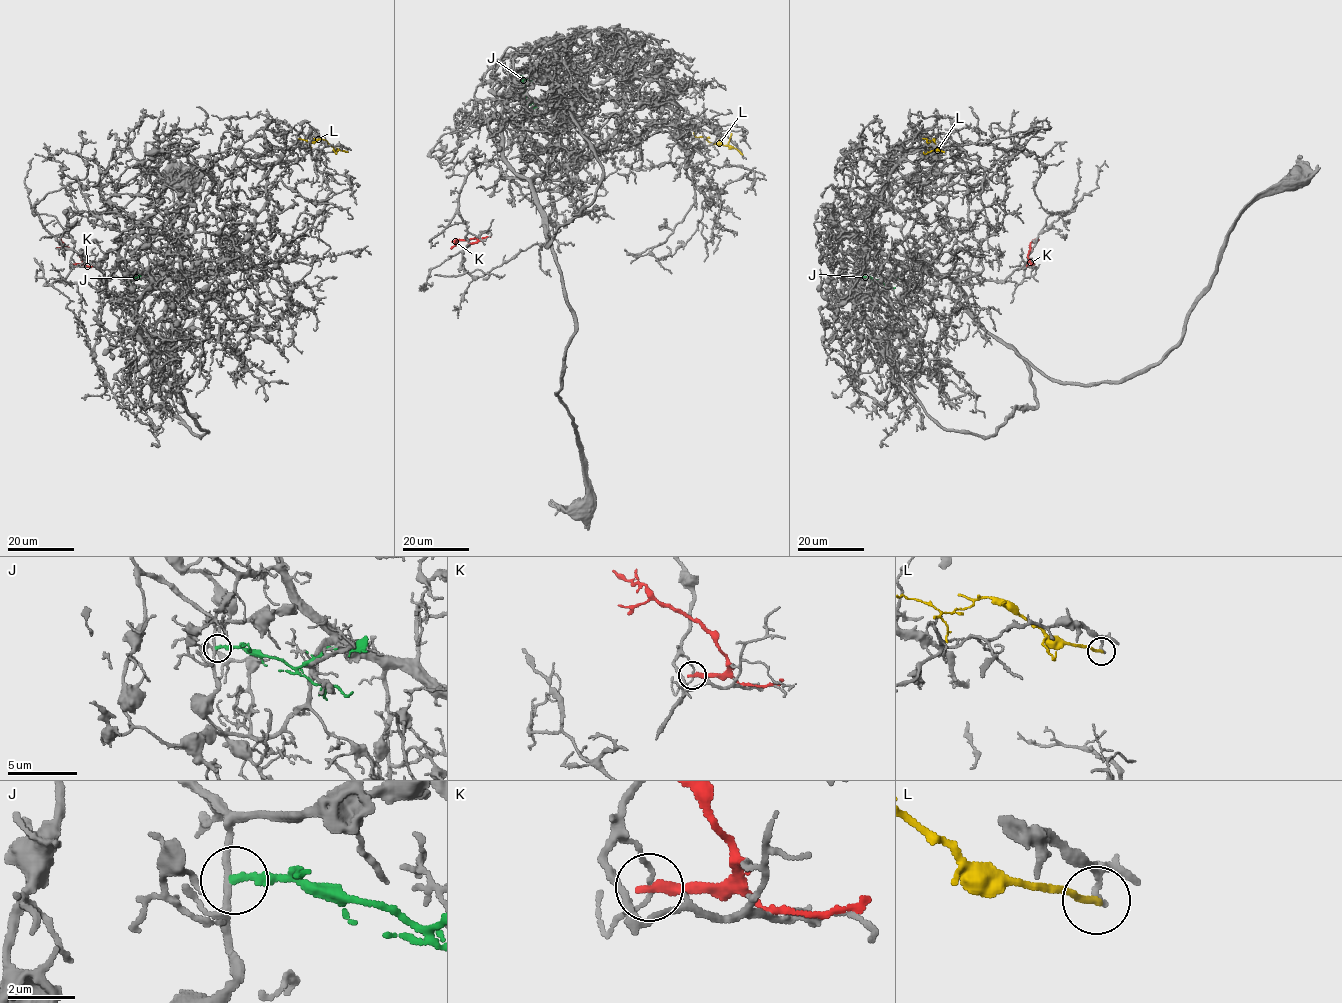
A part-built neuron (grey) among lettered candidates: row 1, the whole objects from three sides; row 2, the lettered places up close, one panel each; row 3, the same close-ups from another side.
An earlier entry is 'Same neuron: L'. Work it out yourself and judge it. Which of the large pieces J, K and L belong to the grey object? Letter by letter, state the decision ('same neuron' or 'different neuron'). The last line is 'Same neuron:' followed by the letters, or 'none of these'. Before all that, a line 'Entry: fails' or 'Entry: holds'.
Entry: fails
J: different neuron
K: different neuron
L: different neuron
Same neuron: none of these

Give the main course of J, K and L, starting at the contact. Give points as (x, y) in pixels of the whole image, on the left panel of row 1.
J: (124, 277), (130, 282), (140, 274)
K: (74, 263), (80, 263), (80, 257), (55, 239)
L: (347, 152), (335, 149), (324, 140), (309, 143), (299, 139)

